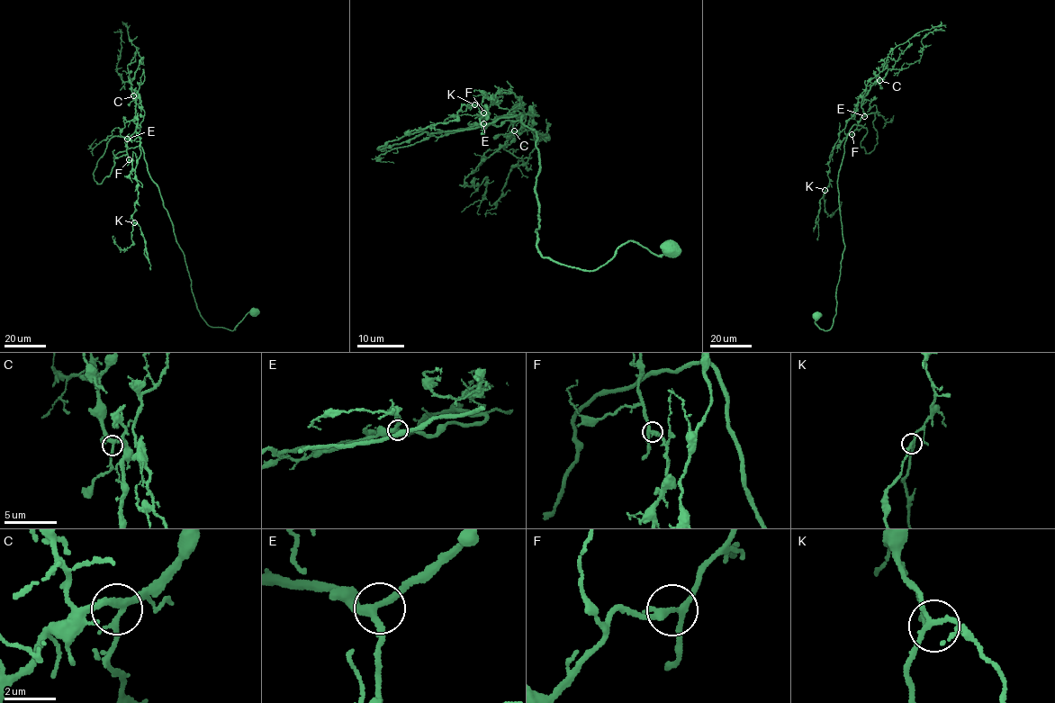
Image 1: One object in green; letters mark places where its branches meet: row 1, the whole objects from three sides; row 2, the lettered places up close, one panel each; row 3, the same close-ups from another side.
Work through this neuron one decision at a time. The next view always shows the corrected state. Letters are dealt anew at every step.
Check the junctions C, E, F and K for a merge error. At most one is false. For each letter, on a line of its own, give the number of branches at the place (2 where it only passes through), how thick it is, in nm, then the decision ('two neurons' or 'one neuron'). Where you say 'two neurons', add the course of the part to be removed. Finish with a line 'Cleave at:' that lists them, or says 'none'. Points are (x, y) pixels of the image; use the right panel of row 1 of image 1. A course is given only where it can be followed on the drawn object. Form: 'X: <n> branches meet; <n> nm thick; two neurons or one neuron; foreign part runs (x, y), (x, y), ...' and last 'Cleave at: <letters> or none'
C: 3 branches meet; 240 nm thick; one neuron
E: 3 branches meet; 260 nm thick; one neuron
F: 3 branches meet; 240 nm thick; one neuron
K: 3 branches meet; 170 nm thick; one neuron
Cleave at: none

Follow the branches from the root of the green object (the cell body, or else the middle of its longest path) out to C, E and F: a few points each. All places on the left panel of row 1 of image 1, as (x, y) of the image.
C: (254, 311), (232, 330), (202, 317), (140, 146), (119, 151), (95, 181), (107, 141), (140, 127), (133, 95)
E: (254, 311), (232, 330), (202, 317), (140, 146), (119, 151), (110, 175), (95, 181), (107, 141), (127, 139)
F: (254, 311), (232, 330), (206, 322), (141, 147), (94, 179), (114, 136), (129, 159)

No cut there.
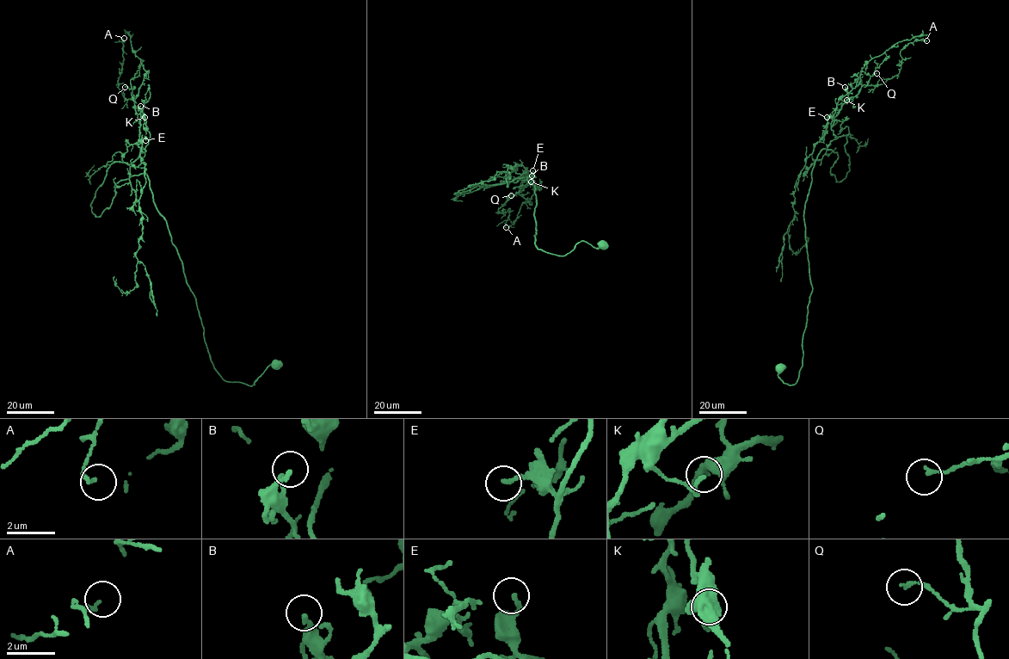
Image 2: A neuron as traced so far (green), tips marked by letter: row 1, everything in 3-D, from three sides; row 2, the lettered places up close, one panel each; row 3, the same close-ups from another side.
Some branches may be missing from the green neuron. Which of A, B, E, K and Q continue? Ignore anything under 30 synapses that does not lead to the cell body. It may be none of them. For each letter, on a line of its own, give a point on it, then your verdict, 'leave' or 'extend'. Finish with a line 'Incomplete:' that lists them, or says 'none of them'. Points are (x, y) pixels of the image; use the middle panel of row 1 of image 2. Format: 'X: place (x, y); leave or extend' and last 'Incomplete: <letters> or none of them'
A: place (506, 227); leave
B: place (532, 175); leave
E: place (532, 170); leave
K: place (531, 181); leave
Q: place (511, 195); leave
Incomplete: none of them

